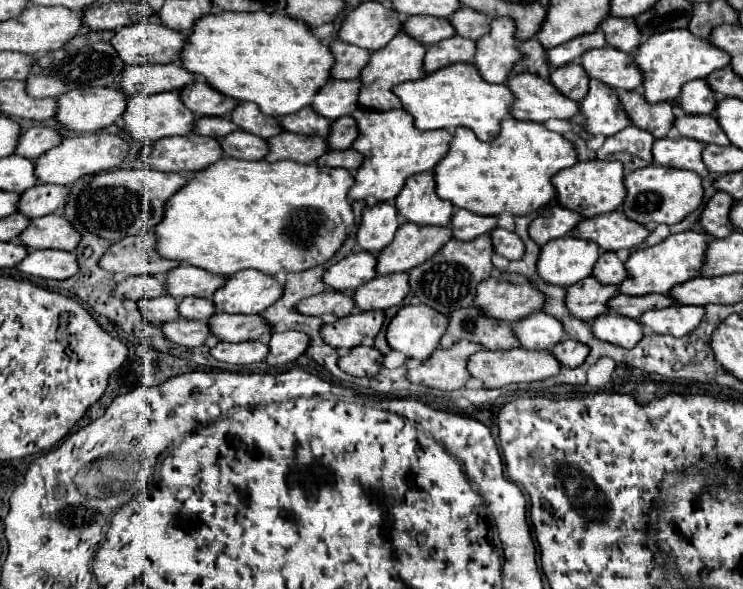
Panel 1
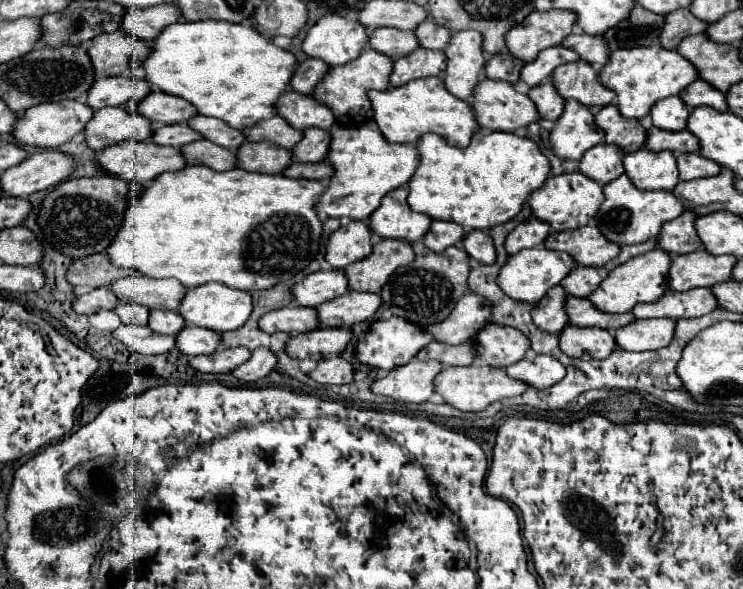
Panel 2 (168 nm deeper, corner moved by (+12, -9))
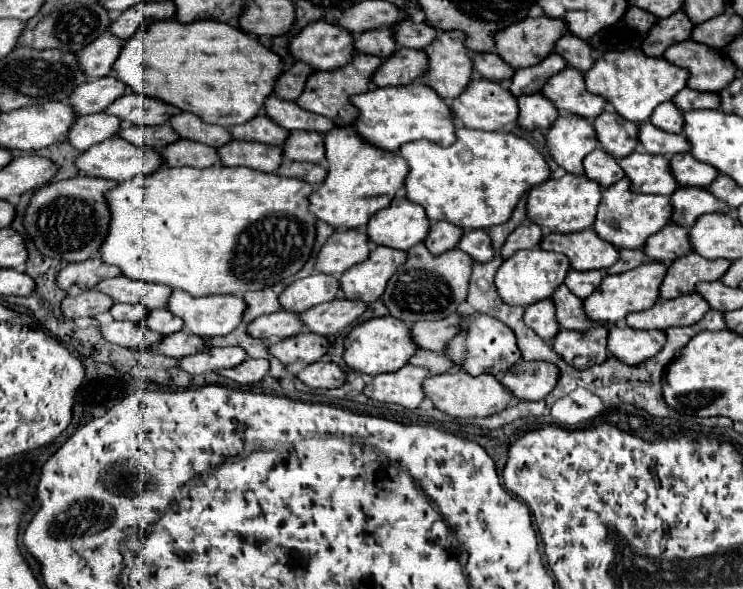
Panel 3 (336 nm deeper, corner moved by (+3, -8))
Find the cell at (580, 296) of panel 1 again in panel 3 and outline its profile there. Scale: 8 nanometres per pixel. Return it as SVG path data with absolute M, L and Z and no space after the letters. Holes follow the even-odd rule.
M541 300L529 308L525 308L525 324L533 328L543 340L553 340L557 336L559 324L553 312L553 300Z

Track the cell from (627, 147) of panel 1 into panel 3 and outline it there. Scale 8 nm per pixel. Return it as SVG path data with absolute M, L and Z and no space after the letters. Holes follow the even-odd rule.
M595 148L585 160L583 160L583 166L585 166L585 174L587 178L599 182L603 188L615 184L617 180L621 180L625 174L623 170L619 168L617 160L613 156L609 156L607 152L603 152L603 148Z

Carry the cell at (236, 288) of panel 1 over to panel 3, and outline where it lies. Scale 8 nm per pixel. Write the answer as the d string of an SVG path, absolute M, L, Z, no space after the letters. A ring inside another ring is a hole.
M175 290L169 298L167 308L185 322L185 328L197 336L219 336L229 334L241 324L245 314L245 300L241 296L203 296L195 298L187 292Z

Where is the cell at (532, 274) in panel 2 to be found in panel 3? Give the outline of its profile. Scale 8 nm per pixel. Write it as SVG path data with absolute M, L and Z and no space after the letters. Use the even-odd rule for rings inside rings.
M541 248L515 252L497 270L497 276L495 276L497 294L503 298L503 302L507 302L511 306L527 308L529 304L551 298L553 292L563 284L569 268L571 268L569 258L563 256L563 254L557 254L557 252L547 252L547 250L541 250Z

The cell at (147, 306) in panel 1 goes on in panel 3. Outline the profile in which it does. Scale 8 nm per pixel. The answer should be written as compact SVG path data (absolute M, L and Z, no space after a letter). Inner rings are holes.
M113 304L113 308L109 310L111 316L115 320L131 320L131 322L143 322L147 316L145 306L141 304Z

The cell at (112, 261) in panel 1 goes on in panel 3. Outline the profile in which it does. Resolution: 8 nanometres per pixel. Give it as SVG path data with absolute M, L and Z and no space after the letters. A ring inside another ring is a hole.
M89 258L85 262L67 264L57 276L57 286L63 290L69 290L71 286L79 286L81 290L91 290L101 280L107 280L111 276L113 276L113 266L105 264L101 258Z

